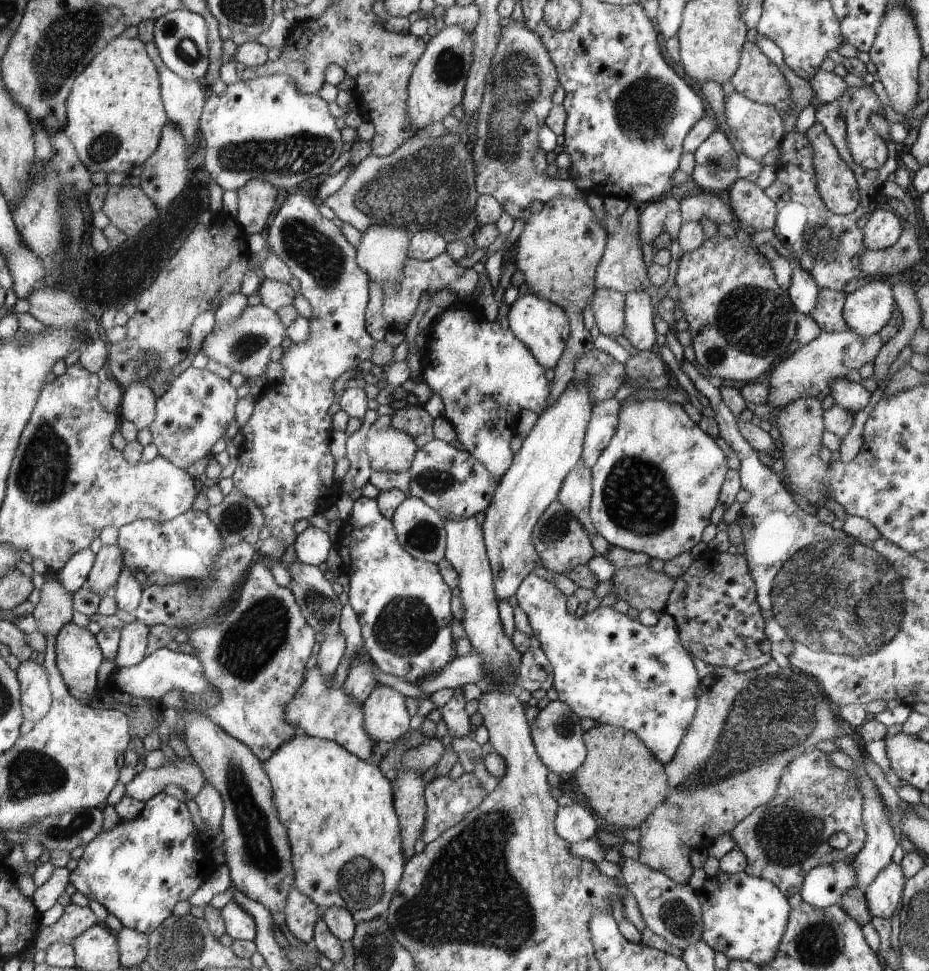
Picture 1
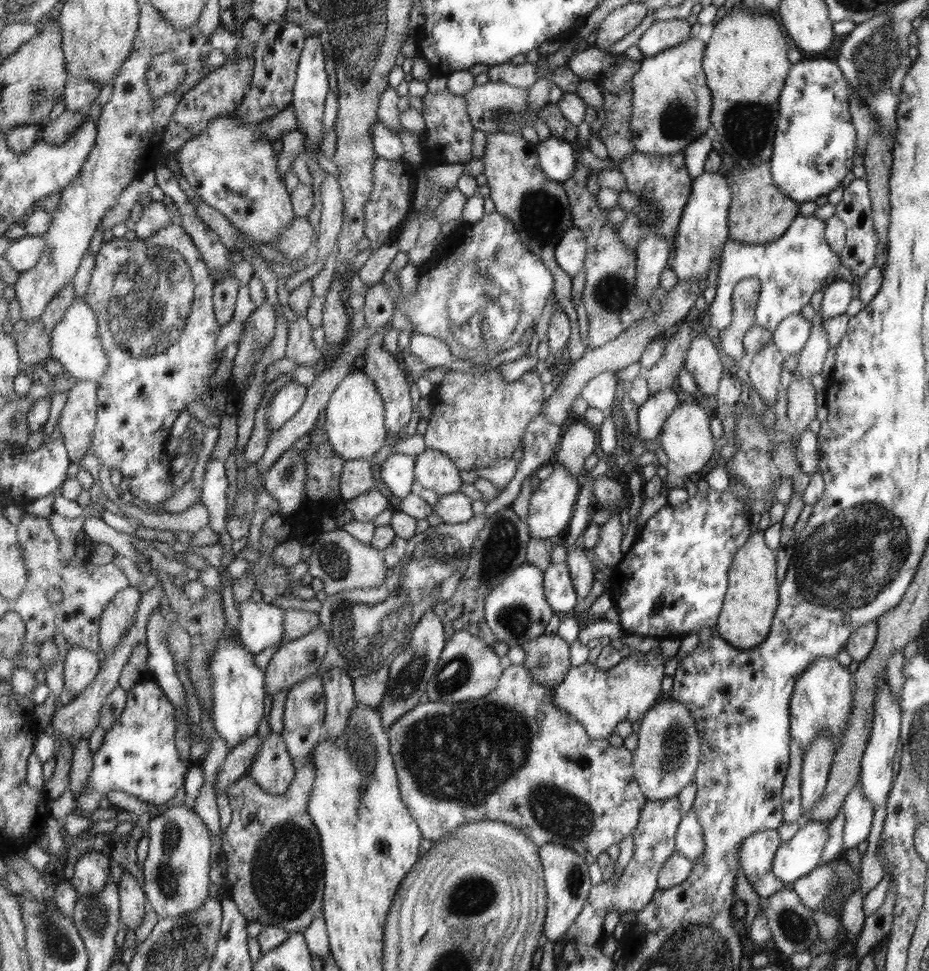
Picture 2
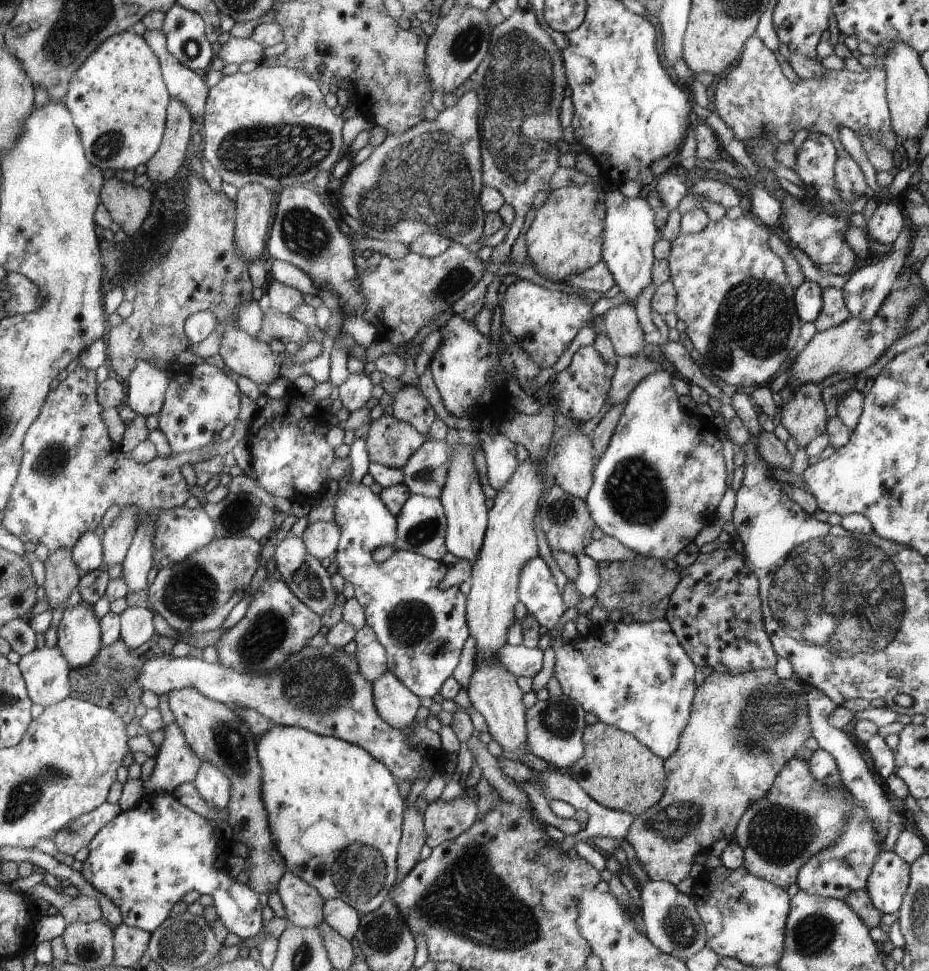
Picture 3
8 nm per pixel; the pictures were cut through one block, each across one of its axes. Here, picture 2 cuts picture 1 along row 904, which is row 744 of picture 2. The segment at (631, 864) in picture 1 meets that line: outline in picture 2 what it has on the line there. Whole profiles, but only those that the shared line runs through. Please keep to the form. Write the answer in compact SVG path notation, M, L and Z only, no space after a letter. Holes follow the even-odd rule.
M668 697L654 705L642 718L638 745L633 753L633 767L646 798L663 801L678 796L687 784L695 780L700 756L700 735L690 709L682 702Z

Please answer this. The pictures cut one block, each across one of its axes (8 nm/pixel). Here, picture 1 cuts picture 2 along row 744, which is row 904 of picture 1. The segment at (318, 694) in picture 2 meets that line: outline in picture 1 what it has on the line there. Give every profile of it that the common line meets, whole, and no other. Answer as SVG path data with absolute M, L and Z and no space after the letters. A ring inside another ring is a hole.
M298 888L290 890L286 915L286 928L304 944L312 944L314 928L321 917L322 908L304 896Z

